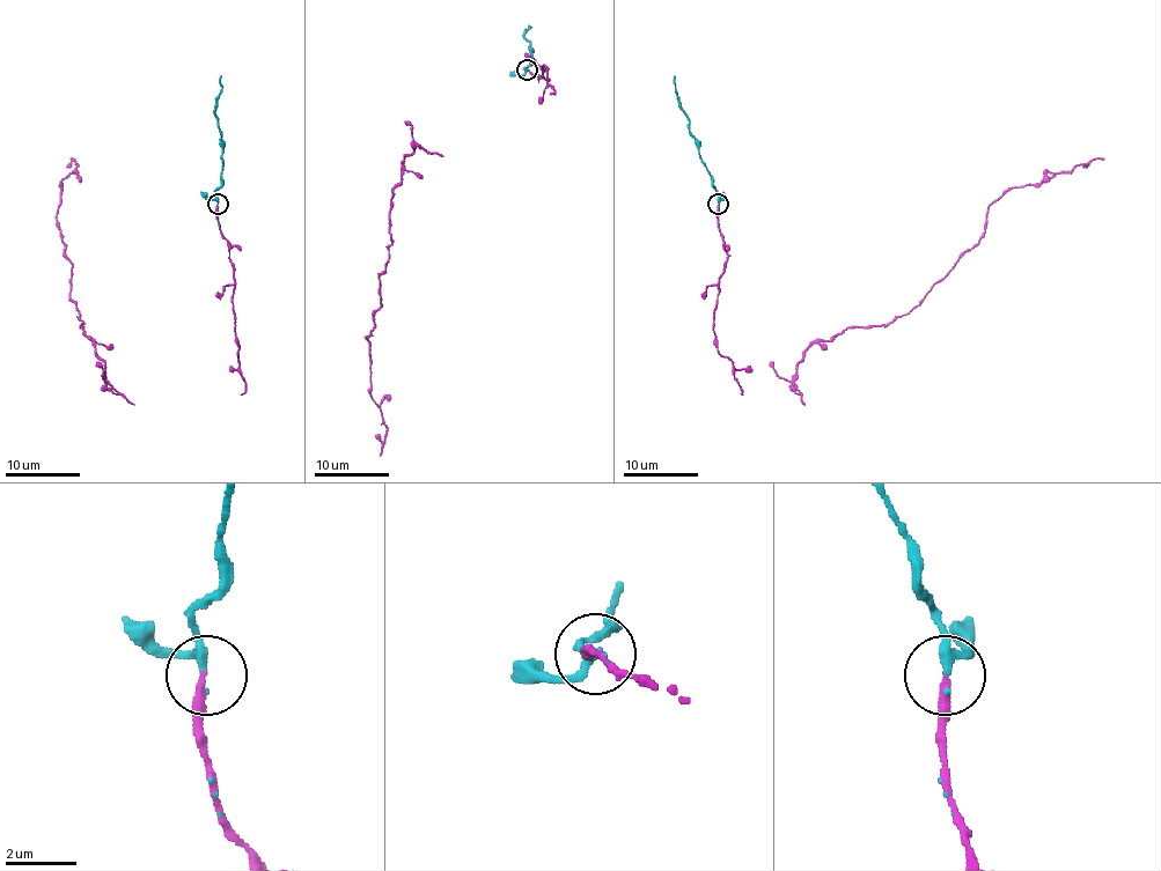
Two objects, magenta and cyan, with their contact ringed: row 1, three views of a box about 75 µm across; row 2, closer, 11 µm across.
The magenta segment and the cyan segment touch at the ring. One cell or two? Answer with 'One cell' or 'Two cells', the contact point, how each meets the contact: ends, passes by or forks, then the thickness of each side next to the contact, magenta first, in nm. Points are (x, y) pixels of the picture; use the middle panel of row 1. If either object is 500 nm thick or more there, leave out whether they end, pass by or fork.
One cell. Place: (527, 69). At the ring magenta ends. At the ring cyan passes by. Thickness 220 nm (magenta) against 200 nm

